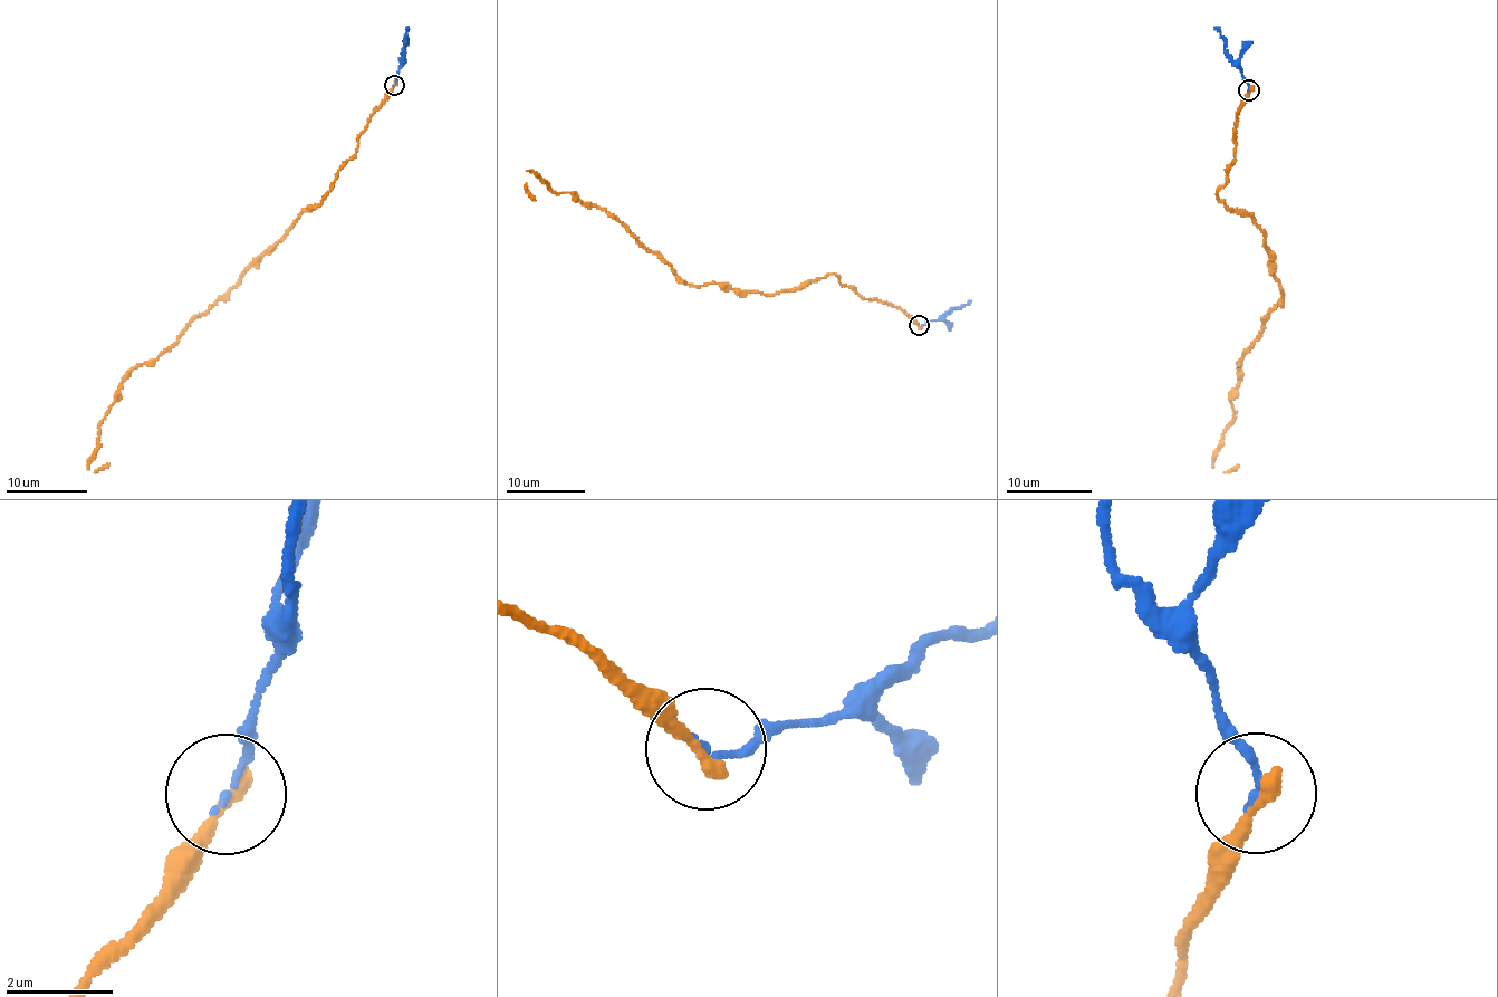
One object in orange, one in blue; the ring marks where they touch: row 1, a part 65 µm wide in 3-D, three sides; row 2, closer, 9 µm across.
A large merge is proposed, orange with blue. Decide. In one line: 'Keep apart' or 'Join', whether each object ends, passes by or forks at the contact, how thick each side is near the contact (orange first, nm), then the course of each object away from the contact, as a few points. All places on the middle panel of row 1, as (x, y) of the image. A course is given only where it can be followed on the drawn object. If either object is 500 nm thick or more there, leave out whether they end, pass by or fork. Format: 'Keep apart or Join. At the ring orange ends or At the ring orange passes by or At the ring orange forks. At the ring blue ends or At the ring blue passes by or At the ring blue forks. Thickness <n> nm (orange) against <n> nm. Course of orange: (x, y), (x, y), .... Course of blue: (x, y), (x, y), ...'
Join. At the ring orange ends. At the ring blue ends. Thickness 280 nm (orange) against 130 nm. Course of orange: (919, 325), (833, 274), (774, 294), (691, 286), (630, 230), (528, 171), (535, 200). Course of blue: (919, 325), (938, 319), (971, 300)

